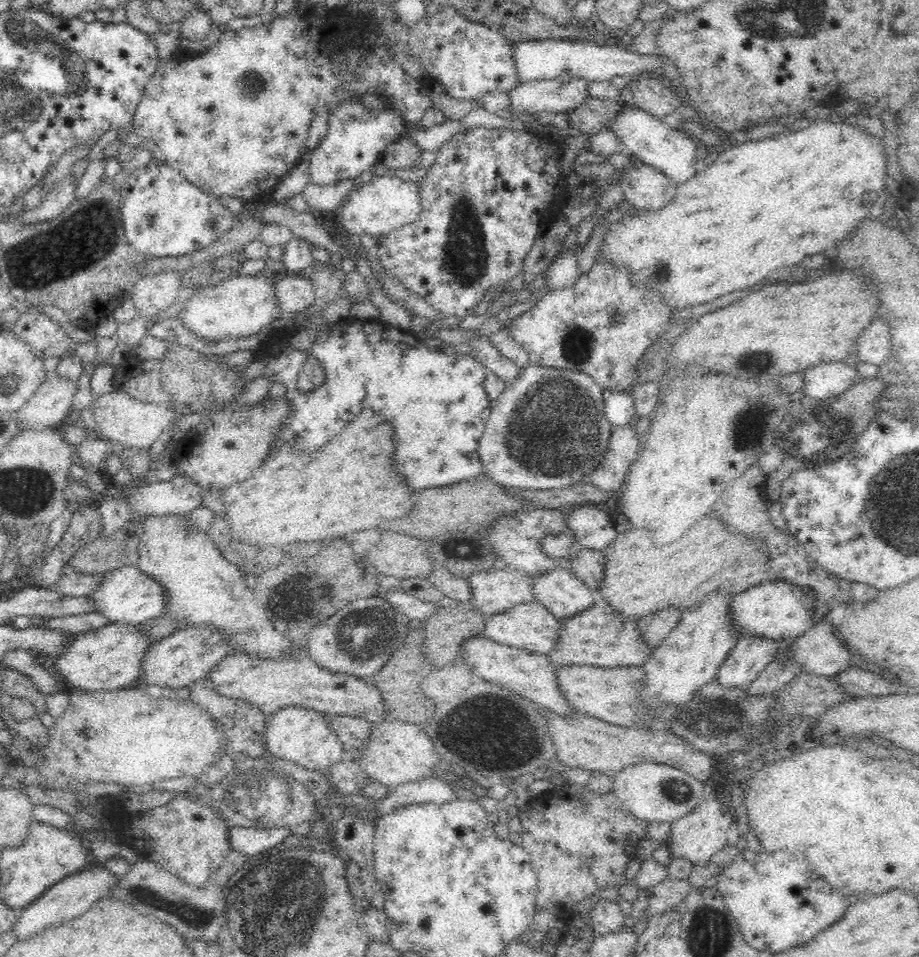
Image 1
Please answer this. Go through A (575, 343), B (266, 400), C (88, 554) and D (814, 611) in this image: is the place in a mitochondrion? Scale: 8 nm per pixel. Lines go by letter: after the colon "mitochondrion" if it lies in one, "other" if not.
A: mitochondrion
B: other
C: other
D: other

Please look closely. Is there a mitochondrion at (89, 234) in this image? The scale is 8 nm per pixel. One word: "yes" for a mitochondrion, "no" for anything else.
yes

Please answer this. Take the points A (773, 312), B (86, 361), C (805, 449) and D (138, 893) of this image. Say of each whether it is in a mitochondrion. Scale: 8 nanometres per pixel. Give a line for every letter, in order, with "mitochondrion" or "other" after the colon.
A: other
B: other
C: mitochondrion
D: mitochondrion

